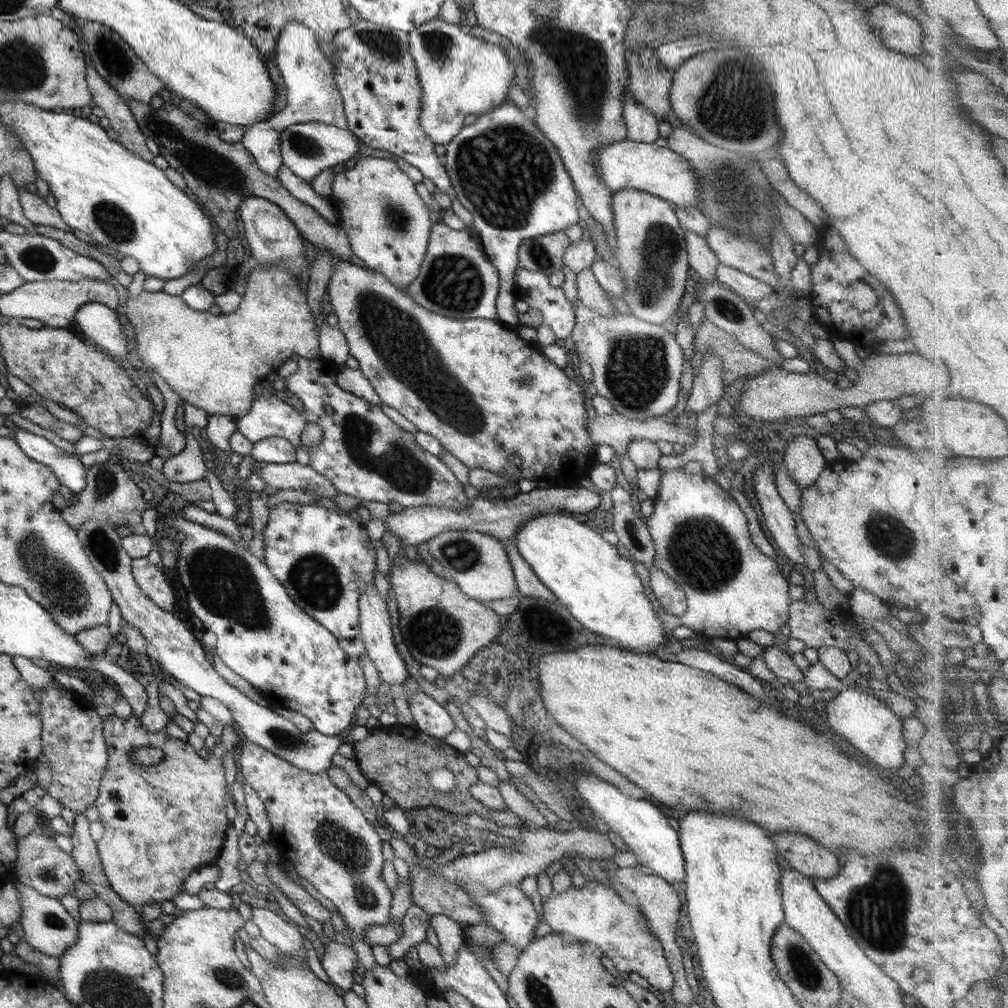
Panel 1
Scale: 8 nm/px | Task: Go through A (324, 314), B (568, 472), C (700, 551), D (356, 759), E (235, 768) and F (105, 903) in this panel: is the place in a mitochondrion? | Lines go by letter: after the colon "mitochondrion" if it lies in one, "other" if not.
A: other
B: other
C: mitochondrion
D: other
E: other
F: other

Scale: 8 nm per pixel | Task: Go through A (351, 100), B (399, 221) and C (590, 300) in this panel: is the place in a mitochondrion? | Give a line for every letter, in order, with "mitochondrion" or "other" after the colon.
A: other
B: mitochondrion
C: other

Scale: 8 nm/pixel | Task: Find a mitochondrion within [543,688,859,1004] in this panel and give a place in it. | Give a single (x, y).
(799, 960)

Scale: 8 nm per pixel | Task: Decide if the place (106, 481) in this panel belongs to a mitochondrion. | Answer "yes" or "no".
yes

